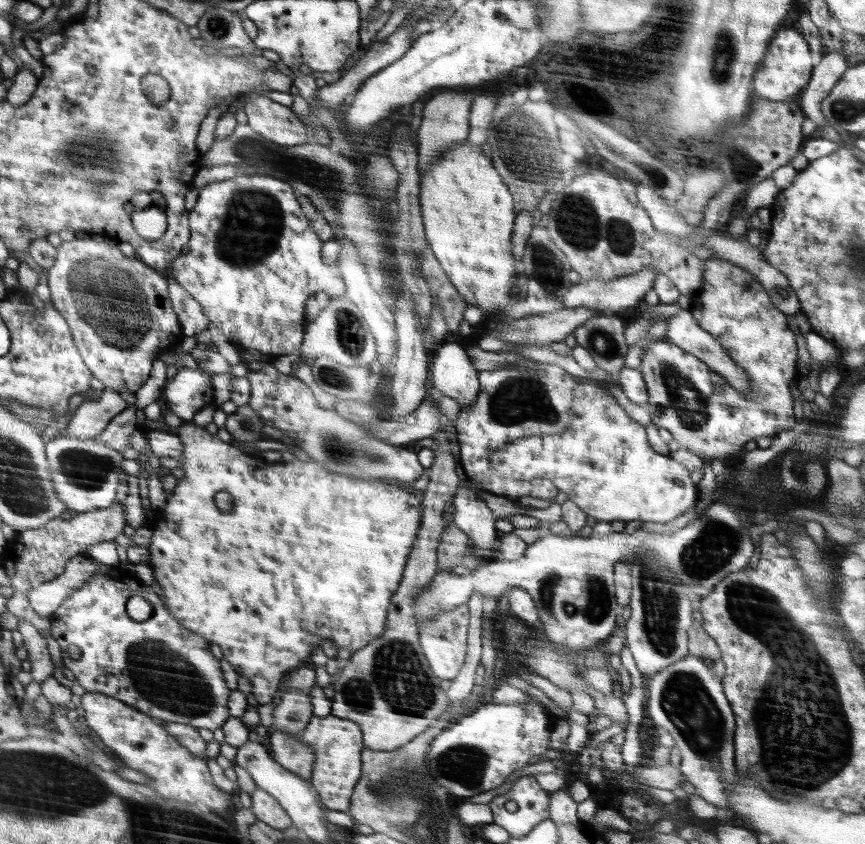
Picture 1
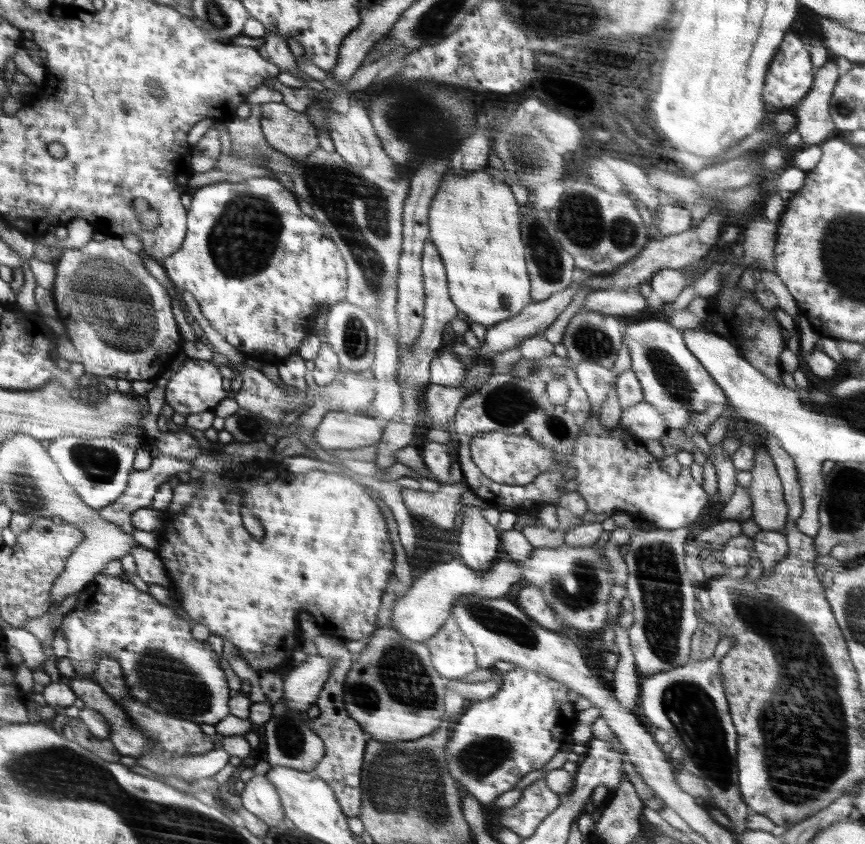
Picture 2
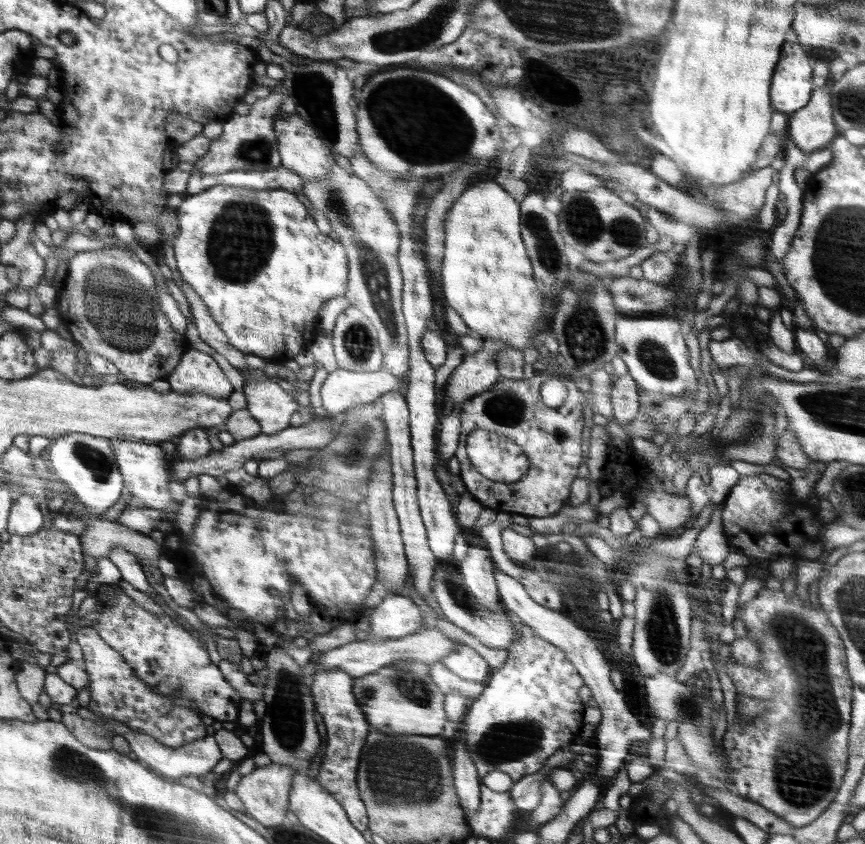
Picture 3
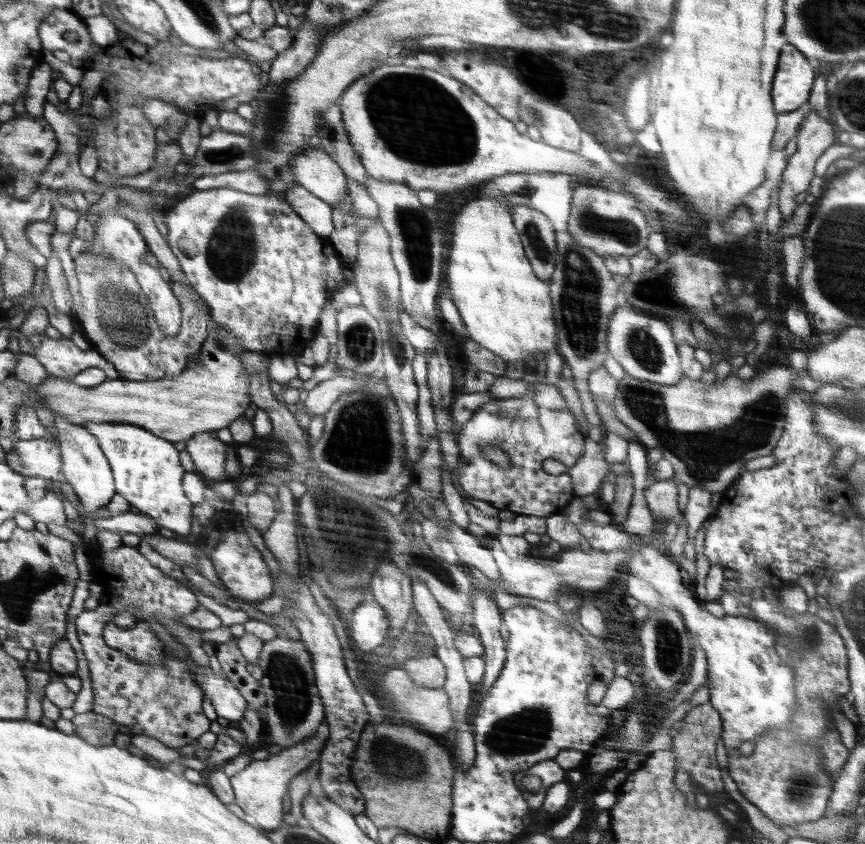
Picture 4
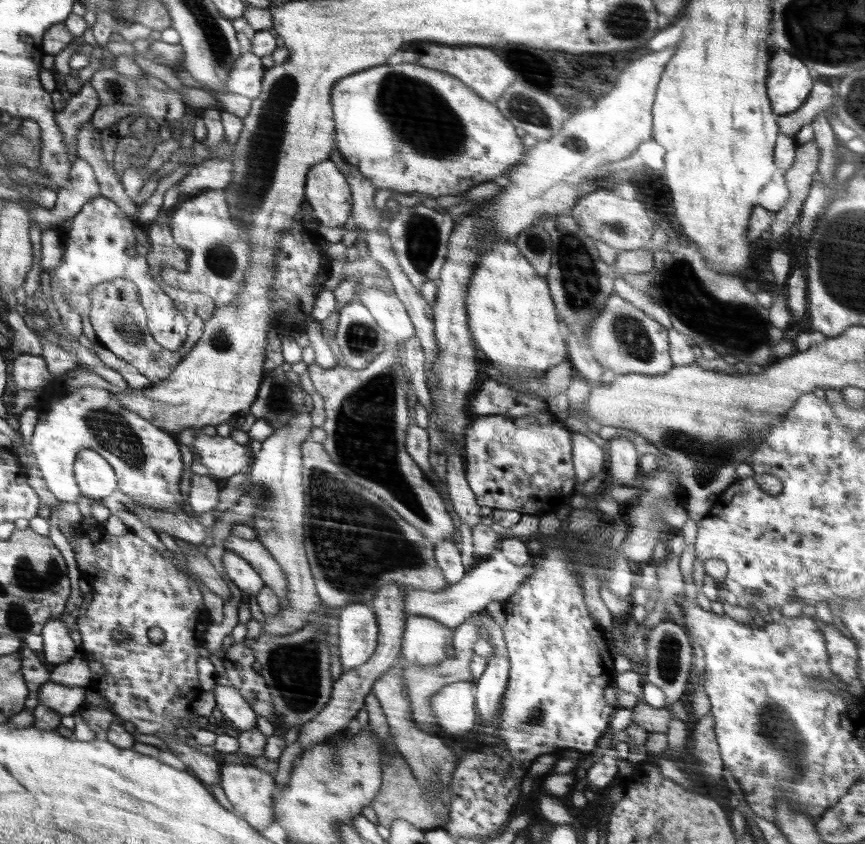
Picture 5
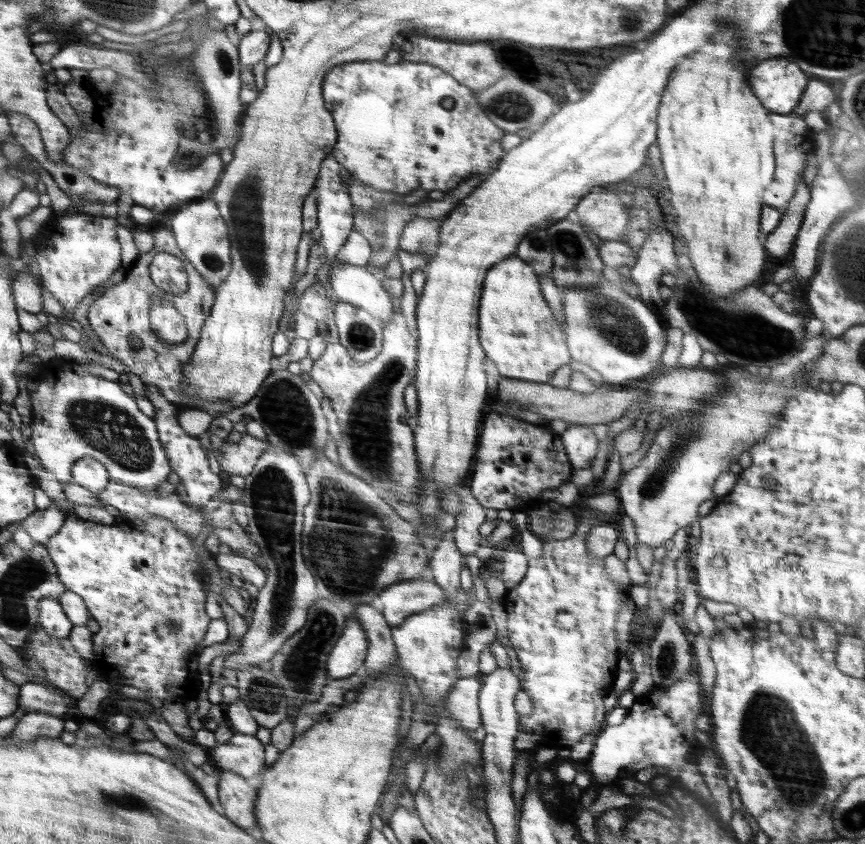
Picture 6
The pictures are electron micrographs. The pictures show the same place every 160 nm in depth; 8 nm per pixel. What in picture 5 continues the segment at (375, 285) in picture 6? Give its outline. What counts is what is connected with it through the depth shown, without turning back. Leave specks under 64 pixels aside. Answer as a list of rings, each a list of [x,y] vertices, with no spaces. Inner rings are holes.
[[[376,287],[361,288],[353,300],[367,305],[371,315],[388,334],[390,340],[404,344],[416,331],[403,302],[396,294],[388,294]]]

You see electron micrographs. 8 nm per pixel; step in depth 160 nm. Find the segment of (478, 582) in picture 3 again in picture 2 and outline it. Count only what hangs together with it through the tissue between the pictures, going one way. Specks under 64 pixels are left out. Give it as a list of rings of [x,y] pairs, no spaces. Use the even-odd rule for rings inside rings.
[[[461,506],[461,534],[458,537],[456,553],[462,556],[464,564],[477,573],[485,573],[501,554],[497,528],[490,525],[482,515],[480,507]]]

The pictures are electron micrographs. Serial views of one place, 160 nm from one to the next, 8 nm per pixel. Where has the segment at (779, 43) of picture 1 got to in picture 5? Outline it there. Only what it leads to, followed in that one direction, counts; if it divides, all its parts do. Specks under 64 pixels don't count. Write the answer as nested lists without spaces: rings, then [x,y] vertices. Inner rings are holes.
[[[780,49],[769,62],[766,88],[776,114],[798,110],[812,90],[810,69],[798,57]]]

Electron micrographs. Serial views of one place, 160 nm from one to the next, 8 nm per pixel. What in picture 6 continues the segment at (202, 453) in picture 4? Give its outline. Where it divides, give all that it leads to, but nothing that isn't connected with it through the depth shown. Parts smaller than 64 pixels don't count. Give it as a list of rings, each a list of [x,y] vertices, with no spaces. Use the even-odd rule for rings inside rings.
[[[243,434],[240,442],[234,444],[225,440],[219,447],[210,449],[210,453],[220,464],[222,475],[237,474],[238,476],[248,476],[254,468],[254,464],[260,460],[263,452],[270,448],[268,440],[262,441],[258,437]]]

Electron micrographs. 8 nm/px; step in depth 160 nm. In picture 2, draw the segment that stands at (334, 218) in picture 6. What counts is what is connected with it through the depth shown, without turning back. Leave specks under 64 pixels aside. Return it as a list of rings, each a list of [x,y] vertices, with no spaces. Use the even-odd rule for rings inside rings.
[[[261,103],[261,131],[270,146],[293,159],[308,156],[319,147],[316,126],[304,112],[290,109],[284,103]]]

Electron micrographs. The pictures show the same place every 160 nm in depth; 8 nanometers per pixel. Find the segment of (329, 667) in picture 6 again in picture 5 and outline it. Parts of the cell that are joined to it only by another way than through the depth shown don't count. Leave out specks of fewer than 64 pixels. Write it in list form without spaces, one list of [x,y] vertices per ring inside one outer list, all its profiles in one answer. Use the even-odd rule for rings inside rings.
[[[352,603],[339,608],[335,613],[339,622],[337,647],[340,648],[340,663],[343,665],[345,673],[367,663],[375,655],[379,636],[378,617],[372,606],[366,603]]]

